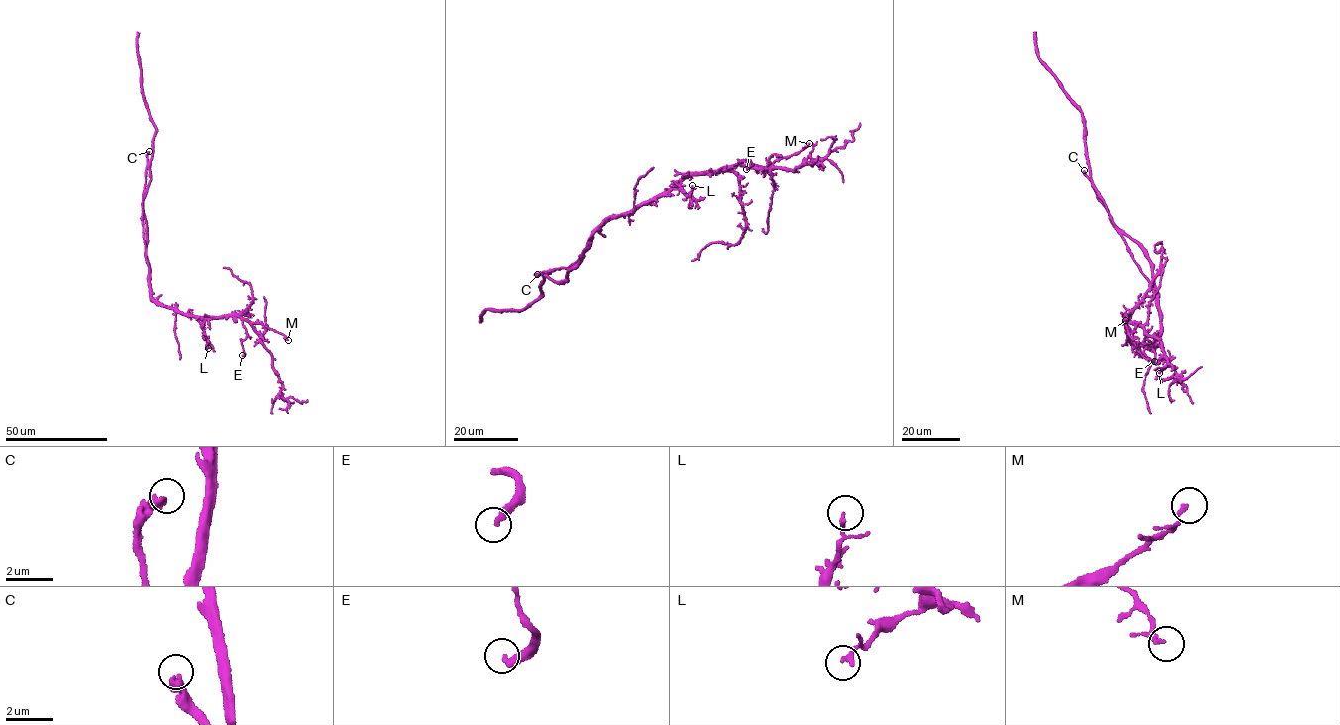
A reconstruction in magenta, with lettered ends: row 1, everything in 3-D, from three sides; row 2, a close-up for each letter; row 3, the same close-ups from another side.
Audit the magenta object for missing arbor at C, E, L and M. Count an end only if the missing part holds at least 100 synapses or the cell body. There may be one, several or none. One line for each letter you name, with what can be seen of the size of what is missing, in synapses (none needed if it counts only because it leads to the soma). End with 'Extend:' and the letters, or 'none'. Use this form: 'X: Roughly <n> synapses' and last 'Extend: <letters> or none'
Extend: C

